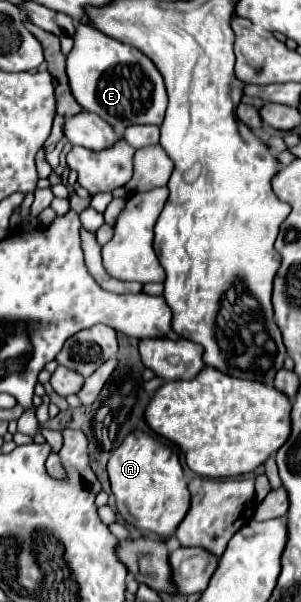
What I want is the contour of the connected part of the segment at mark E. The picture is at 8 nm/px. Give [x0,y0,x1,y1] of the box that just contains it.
[67,25,167,133]

